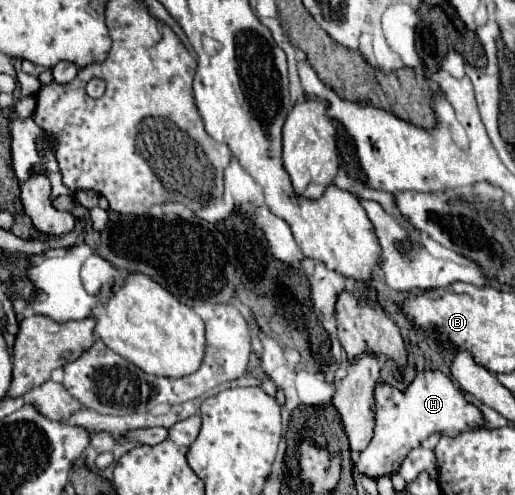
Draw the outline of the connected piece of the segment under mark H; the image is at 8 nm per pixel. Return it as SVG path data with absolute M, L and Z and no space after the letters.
M424 370L418 372L414 382L406 388L406 392L400 392L392 386L378 384L376 386L376 430L370 446L360 452L360 458L356 462L356 468L370 476L390 476L398 472L402 460L406 454L420 446L422 440L426 440L434 432L442 432L444 436L456 436L466 430L482 428L484 420L480 410L470 404L464 394L452 384L448 376L436 370Z

